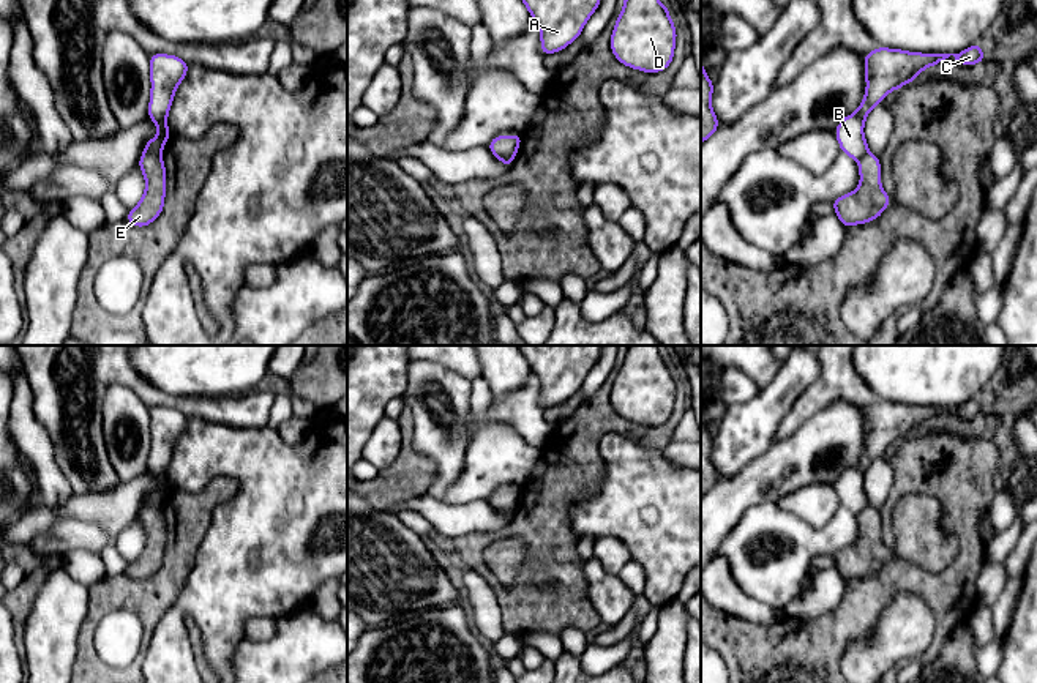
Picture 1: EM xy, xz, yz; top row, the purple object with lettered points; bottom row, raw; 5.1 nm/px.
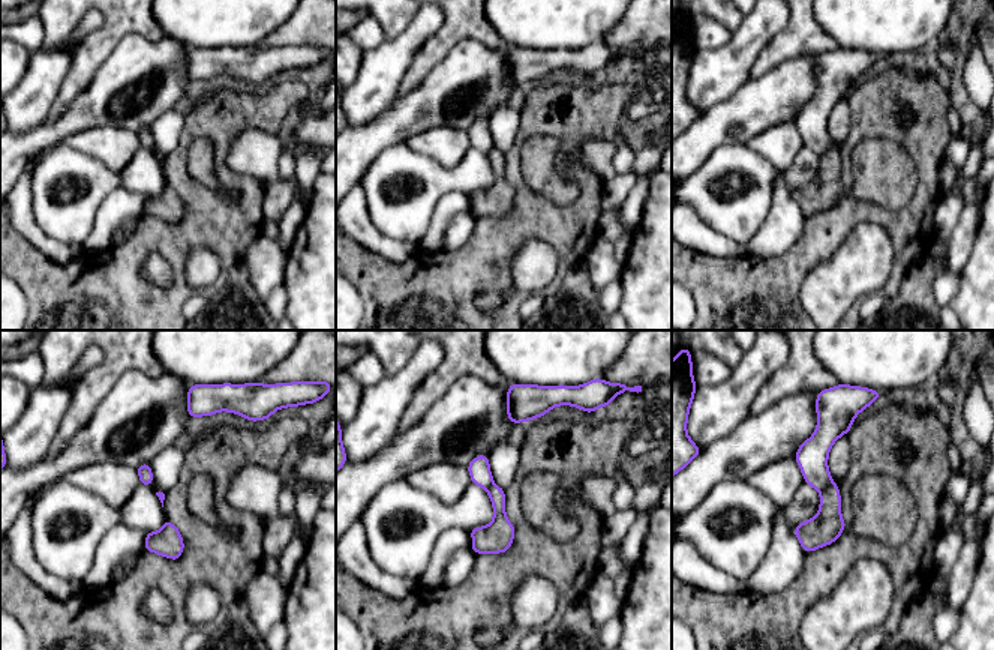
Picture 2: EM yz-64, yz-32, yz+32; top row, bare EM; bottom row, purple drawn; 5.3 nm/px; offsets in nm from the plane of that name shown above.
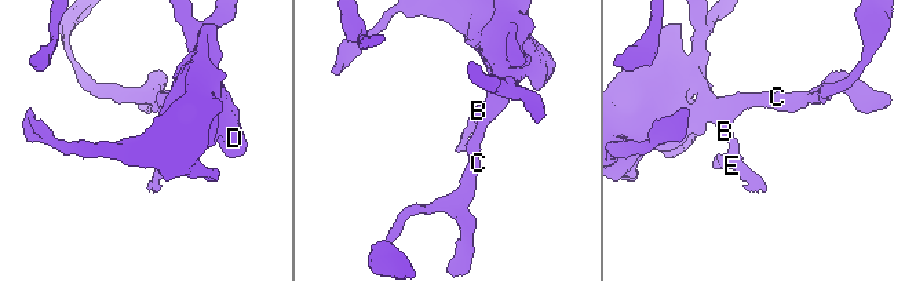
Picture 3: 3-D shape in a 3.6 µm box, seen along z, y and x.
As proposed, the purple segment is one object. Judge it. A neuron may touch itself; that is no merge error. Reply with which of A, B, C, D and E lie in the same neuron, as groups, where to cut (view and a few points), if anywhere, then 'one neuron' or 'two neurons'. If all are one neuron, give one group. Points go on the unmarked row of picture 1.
A B C D / E | xy (144, 507), (160, 508) | two neurons

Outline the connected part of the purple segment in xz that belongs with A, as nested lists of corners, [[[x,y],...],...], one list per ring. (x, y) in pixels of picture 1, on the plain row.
[[[516,345],[540,380],[543,409],[556,407],[579,391],[603,345]]]

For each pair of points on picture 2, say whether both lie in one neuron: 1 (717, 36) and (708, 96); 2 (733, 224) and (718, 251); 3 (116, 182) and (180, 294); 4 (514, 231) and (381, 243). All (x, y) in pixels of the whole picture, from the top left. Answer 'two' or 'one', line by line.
1: two
2: two
3: two
4: two

